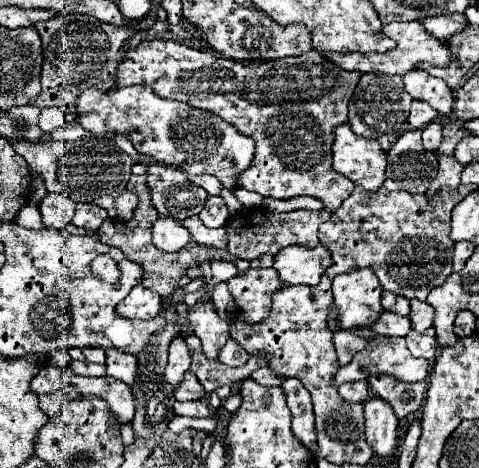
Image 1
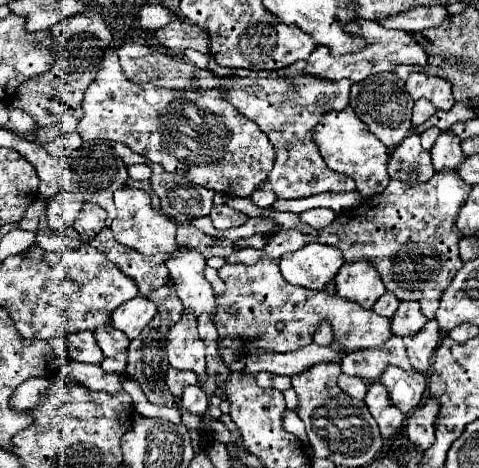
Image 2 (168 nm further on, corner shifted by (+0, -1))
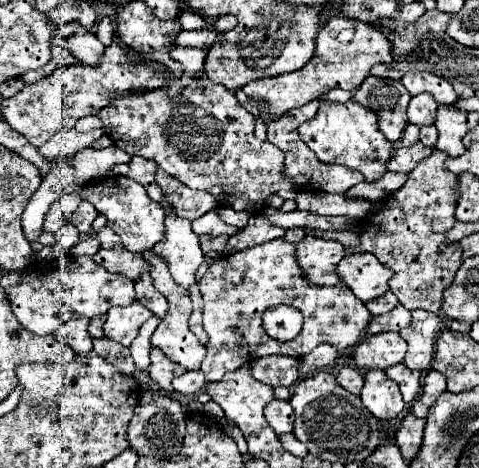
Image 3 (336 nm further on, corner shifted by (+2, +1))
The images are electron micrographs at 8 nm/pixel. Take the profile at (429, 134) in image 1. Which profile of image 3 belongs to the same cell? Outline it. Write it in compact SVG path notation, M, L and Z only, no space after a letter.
M435 125L421 127L419 141L421 141L423 145L427 145L427 147L435 147L435 143L437 143L437 129L435 129Z

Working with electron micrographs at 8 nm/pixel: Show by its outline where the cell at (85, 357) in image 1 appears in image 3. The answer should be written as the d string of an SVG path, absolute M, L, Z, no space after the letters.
M75 317L61 325L55 333L55 337L63 343L67 343L75 353L87 353L93 349L91 345L91 335L87 331L89 319L87 317Z

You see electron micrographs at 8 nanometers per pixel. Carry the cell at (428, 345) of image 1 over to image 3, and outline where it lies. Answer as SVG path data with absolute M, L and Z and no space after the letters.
M415 311L411 325L399 331L399 335L409 343L403 363L409 369L427 371L435 353L435 343L439 333L441 333L439 315L427 311Z

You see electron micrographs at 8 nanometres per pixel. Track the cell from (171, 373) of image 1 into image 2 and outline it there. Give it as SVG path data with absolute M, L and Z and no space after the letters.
M187 313L169 331L167 359L173 369L195 371L201 379L205 375L205 345L197 337L197 319Z

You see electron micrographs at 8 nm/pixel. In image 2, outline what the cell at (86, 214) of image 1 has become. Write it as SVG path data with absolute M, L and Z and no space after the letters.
M85 203L83 209L79 211L79 217L75 219L75 229L79 231L79 235L83 237L95 237L103 227L105 227L105 219L107 219L107 211L93 205L93 203Z

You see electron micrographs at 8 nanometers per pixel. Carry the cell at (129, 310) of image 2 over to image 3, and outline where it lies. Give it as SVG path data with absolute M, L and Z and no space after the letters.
M139 301L127 307L113 307L107 311L107 321L103 325L105 337L129 347L139 333L139 327L153 317L153 313Z

